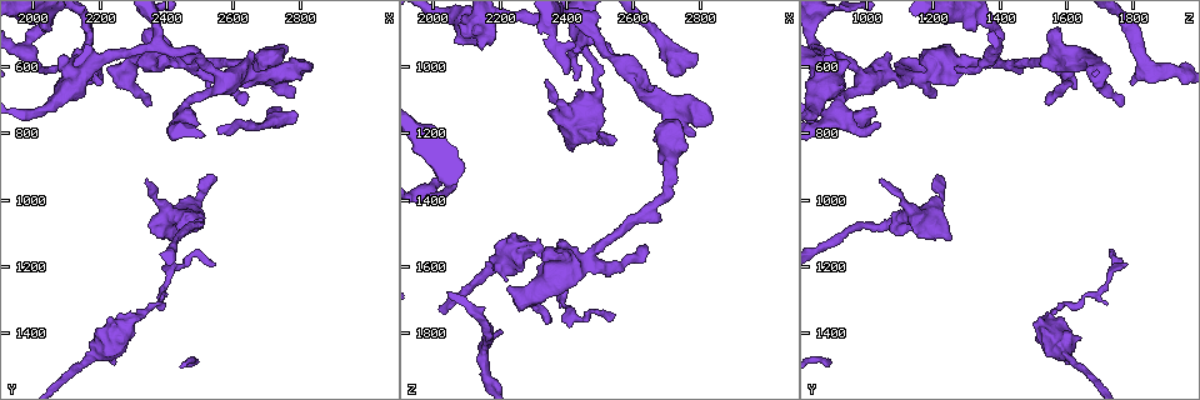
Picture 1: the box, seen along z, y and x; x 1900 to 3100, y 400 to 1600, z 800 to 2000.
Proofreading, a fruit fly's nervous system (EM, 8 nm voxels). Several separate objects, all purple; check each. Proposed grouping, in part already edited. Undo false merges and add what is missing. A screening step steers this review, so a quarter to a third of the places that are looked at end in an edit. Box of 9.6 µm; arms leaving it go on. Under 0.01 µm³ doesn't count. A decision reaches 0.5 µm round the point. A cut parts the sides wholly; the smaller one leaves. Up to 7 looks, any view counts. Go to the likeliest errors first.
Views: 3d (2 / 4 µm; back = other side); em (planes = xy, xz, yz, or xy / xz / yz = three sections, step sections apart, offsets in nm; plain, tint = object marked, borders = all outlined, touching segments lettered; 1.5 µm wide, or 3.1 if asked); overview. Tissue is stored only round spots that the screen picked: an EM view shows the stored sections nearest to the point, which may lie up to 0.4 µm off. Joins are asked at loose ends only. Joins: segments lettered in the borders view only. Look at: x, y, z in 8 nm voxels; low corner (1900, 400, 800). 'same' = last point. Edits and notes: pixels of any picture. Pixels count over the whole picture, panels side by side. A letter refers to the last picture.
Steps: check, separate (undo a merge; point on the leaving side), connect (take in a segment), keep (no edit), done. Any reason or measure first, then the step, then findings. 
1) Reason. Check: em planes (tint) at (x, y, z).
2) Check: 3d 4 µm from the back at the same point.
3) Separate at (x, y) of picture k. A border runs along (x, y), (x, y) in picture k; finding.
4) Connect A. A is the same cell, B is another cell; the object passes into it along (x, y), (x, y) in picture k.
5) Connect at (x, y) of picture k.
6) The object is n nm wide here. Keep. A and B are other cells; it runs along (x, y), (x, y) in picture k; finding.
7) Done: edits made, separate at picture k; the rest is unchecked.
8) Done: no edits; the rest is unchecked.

Three-way junction. Check: em planes (tint) at (1980, 540, 1380).

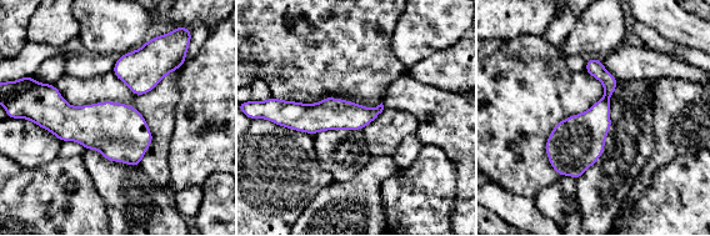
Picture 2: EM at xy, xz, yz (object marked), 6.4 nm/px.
Check: em planes (borders) at the same point.

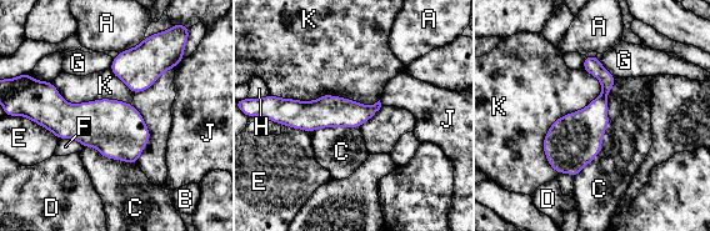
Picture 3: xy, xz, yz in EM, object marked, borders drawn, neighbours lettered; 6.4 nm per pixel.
The object is 200 nm wide here. Separate at (584, 129) of picture 3. A, B, C, D, E, F, G, H, J and K are other cells; a border runs along (601, 94), (605, 98) in picture 3; a second neuron is stuck on.

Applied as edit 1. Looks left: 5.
Check: overview.

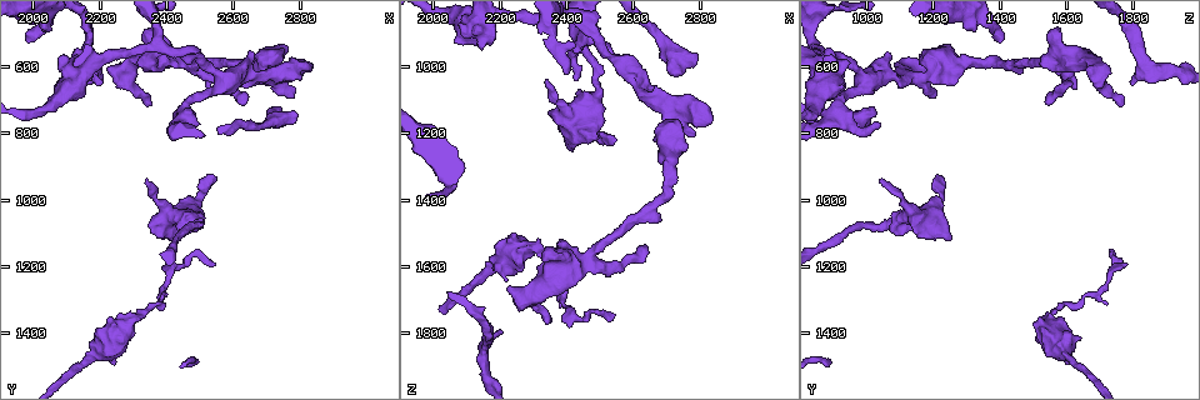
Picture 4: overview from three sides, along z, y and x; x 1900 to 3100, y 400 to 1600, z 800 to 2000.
An open end. Check: 3d 4 µm at (2780, 730, 970).

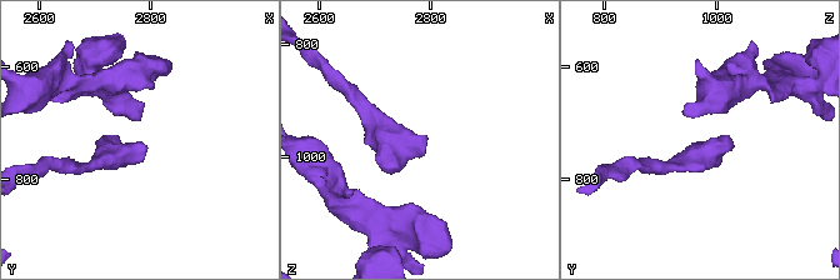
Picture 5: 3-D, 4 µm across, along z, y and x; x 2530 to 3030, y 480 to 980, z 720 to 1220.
Check: em yz step 8 (tint) at (2785, 740, 960).

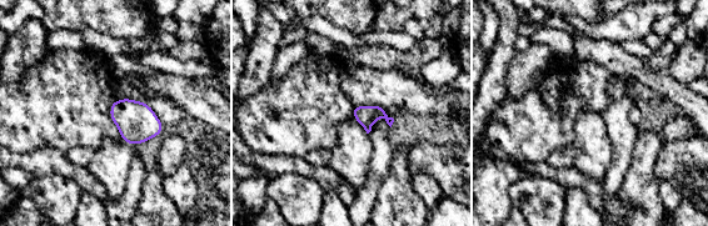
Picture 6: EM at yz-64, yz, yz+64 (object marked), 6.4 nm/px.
Cut it another way. Check: em planes (borders) at the same point.

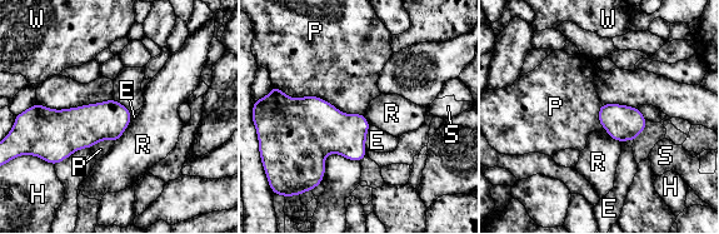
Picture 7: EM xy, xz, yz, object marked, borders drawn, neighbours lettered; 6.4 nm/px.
The object is 220 nm wide here. Keep. E, H, P, R, S and W are other cells; a border runs along (278, 86), (363, 114) in picture 7; no lettered segment goes on from it.

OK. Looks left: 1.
Done: edits made, separate at picture 3; the rest is unchecked.

